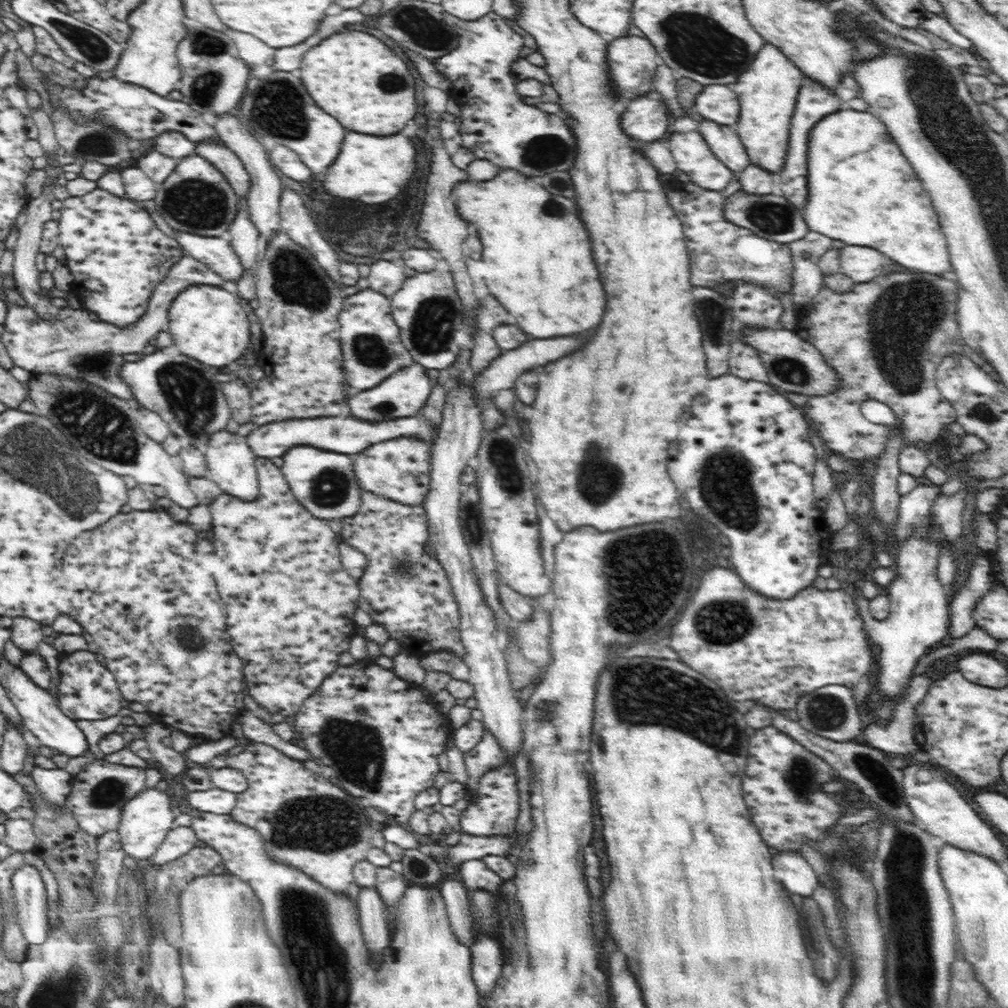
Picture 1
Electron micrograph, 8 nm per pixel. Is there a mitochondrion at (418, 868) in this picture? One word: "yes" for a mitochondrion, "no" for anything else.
no

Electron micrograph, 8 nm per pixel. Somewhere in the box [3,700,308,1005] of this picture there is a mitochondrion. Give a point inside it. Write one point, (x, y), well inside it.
(108, 792)

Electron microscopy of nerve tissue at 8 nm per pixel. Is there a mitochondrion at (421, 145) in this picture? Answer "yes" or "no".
no

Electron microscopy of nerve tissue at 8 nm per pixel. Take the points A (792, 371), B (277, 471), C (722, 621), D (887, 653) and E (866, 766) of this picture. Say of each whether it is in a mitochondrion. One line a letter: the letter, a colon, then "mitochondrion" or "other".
A: mitochondrion
B: other
C: mitochondrion
D: other
E: mitochondrion

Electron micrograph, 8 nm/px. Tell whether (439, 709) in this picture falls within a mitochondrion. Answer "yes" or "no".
no

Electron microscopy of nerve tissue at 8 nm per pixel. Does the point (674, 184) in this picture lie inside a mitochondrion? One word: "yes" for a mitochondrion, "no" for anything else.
no

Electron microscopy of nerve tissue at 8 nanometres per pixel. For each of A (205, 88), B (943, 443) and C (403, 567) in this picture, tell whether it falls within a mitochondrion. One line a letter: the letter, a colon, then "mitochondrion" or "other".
A: mitochondrion
B: other
C: mitochondrion

